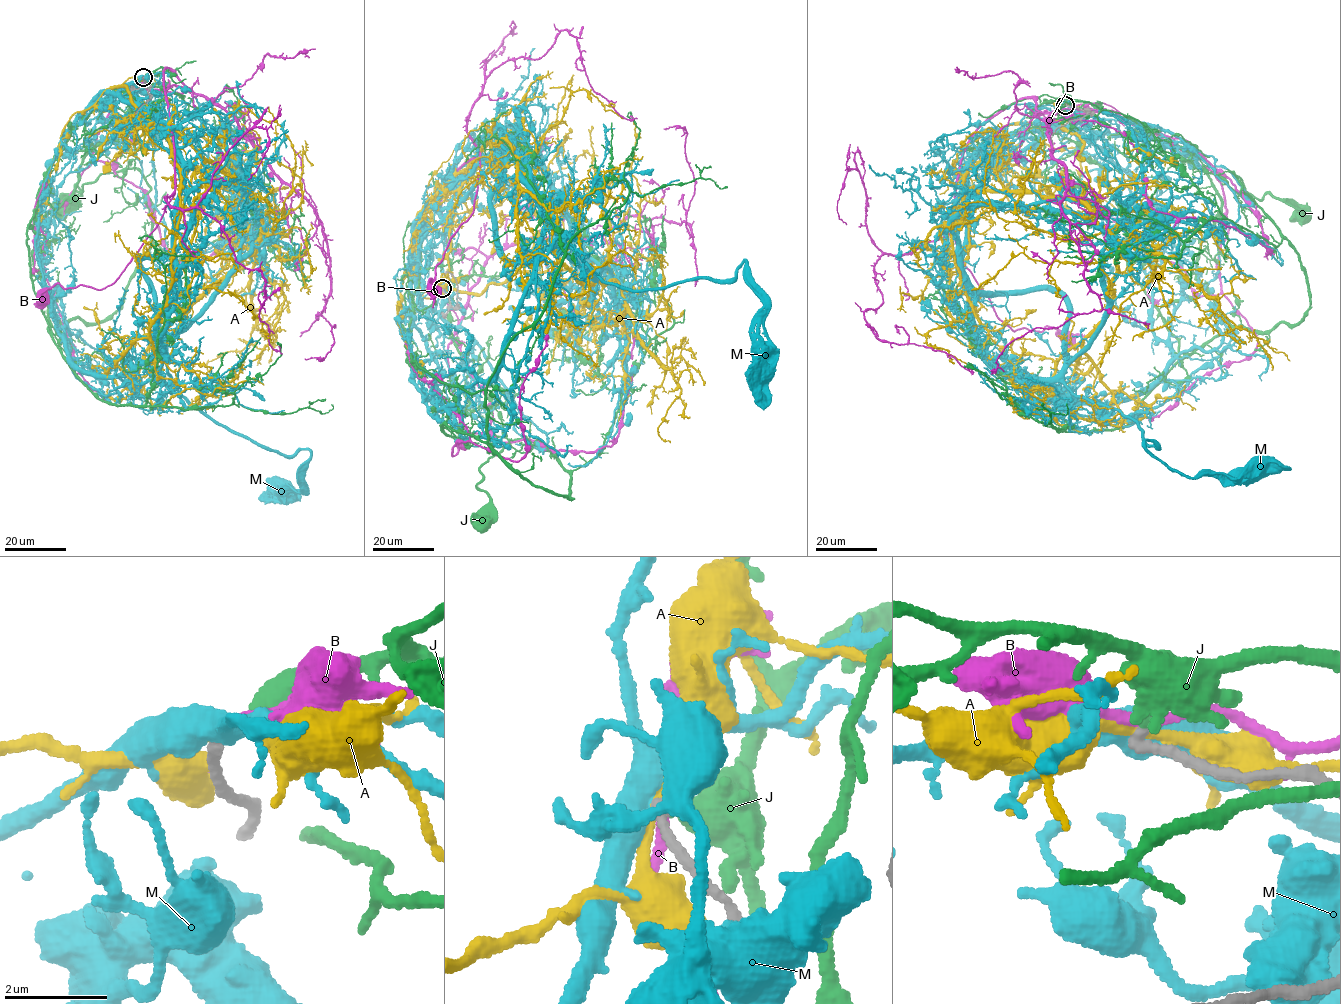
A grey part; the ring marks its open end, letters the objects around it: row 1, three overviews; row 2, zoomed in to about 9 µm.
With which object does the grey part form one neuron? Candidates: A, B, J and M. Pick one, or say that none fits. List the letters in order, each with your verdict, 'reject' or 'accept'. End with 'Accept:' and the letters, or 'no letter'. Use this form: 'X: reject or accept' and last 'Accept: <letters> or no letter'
A: reject
B: reject
J: reject
M: reject
Accept: no letter

